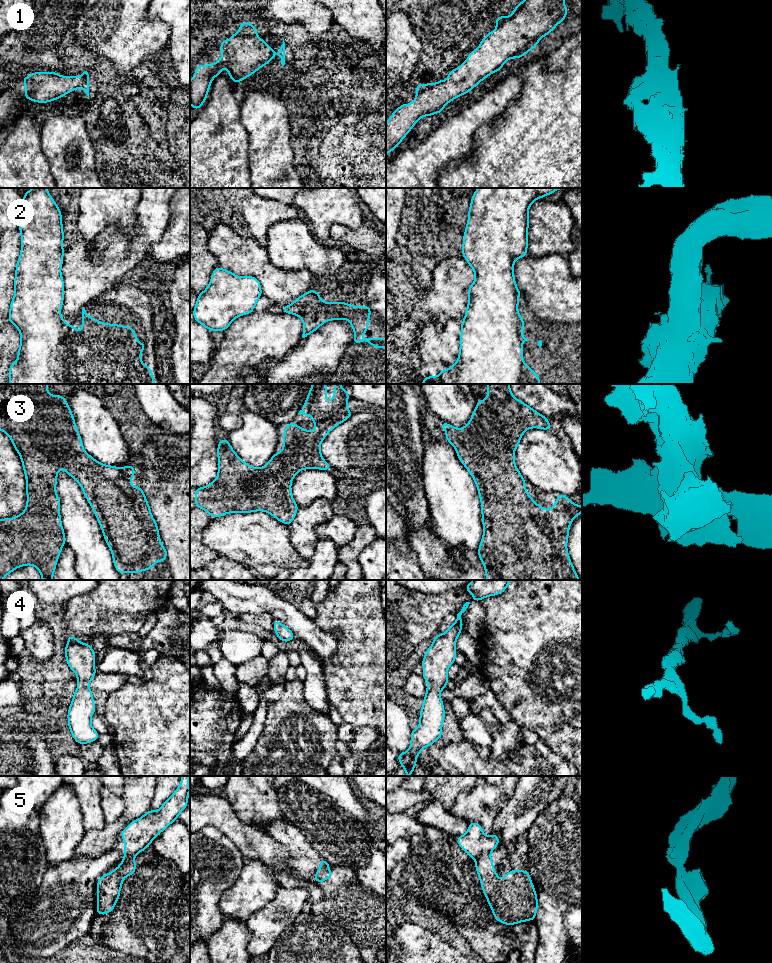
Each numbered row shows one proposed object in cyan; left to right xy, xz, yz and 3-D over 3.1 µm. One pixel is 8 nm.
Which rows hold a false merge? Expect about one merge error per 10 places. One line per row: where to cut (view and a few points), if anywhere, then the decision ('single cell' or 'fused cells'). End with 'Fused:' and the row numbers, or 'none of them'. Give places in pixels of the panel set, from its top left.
1: cut none; single cell
2: cut none; single cell
3: cut none; single cell
4: cut none; single cell
5: cut yz (489, 851), (484, 851), (476, 859); fused cells
Fused: 5

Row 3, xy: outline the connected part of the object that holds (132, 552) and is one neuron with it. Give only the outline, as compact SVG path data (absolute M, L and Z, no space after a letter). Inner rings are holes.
M0 384L0 431L6 433L18 454L26 478L26 509L14 518L0 519L0 580L18 567L35 566L42 580L52 580L66 538L60 517L60 498L56 493L57 474L61 468L81 486L110 547L118 573L137 573L151 570L153 564L167 559L167 549L159 537L156 521L143 489L130 484L135 475L133 465L123 468L104 465L85 452L74 415L62 395L49 395L48 384Z

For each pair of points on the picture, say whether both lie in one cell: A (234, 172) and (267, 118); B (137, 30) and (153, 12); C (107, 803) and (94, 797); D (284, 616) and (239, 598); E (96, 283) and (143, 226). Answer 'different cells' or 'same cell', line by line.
A: different cells
B: different cells
C: different cells
D: same cell
E: same cell

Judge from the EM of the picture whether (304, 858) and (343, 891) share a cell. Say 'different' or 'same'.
different

